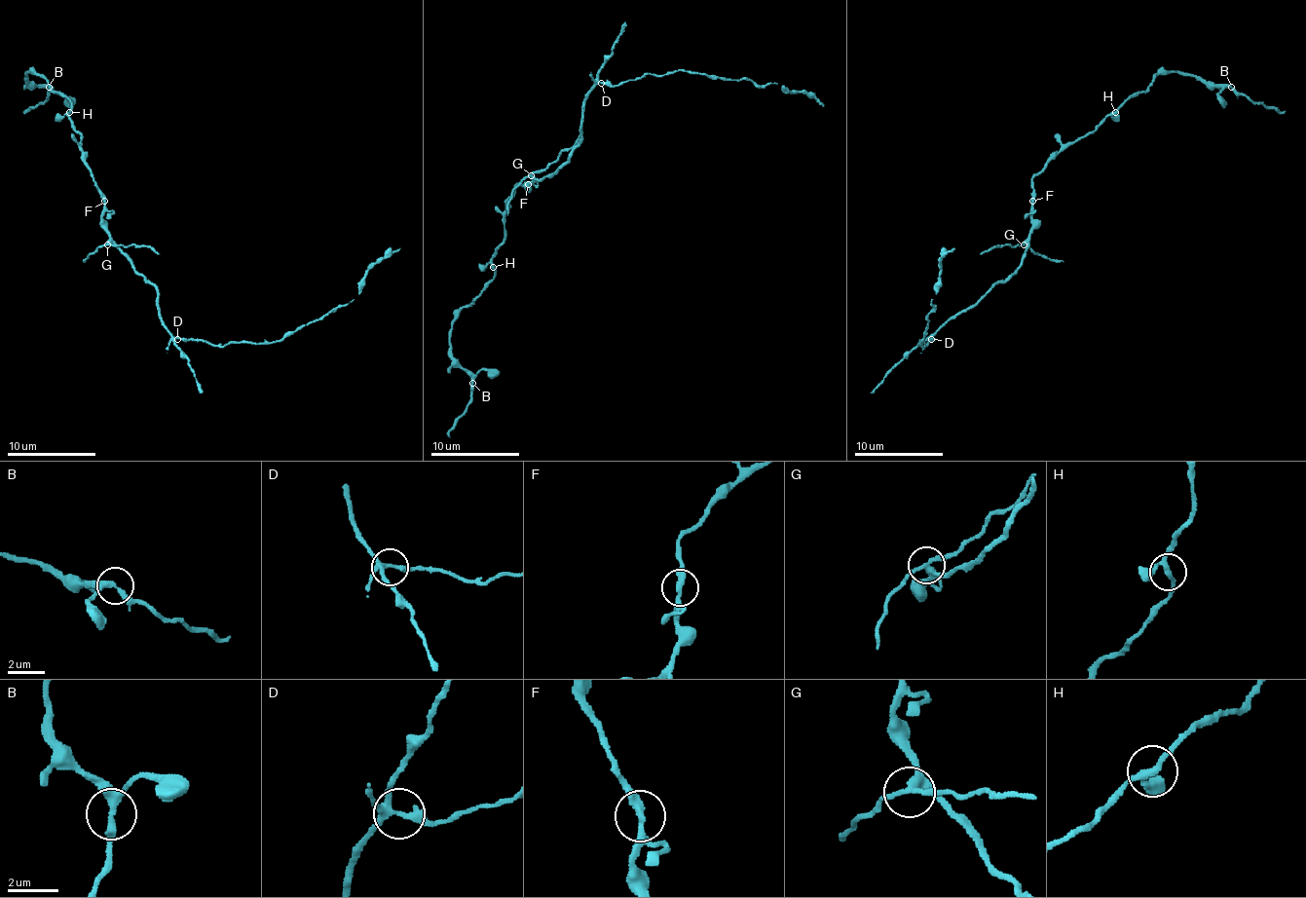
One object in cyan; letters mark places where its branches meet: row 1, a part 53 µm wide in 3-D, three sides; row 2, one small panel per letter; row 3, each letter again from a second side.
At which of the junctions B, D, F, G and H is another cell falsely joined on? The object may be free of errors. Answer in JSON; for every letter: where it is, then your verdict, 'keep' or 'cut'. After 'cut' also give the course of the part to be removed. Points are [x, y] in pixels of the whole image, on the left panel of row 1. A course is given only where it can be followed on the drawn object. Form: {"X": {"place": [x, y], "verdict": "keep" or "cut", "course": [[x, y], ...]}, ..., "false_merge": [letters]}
{"B": {"place": [49, 87], "verdict": "keep"}, "D": {"place": [177, 339], "verdict": "keep"}, "F": {"place": [104, 201], "verdict": "keep"}, "G": {"place": [107, 244], "verdict": "cut", "course": [[106, 245], [146, 245], [160, 254]]}, "H": {"place": [69, 112], "verdict": "keep"}, "false_merge": ["G"]}

